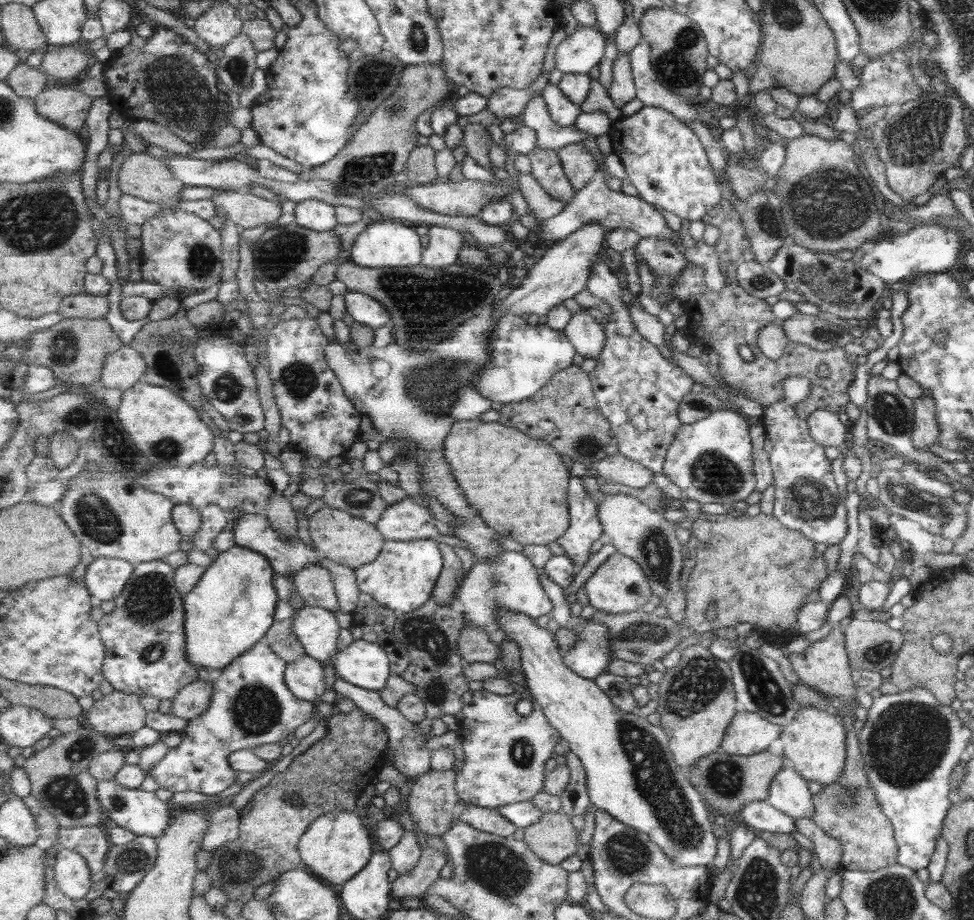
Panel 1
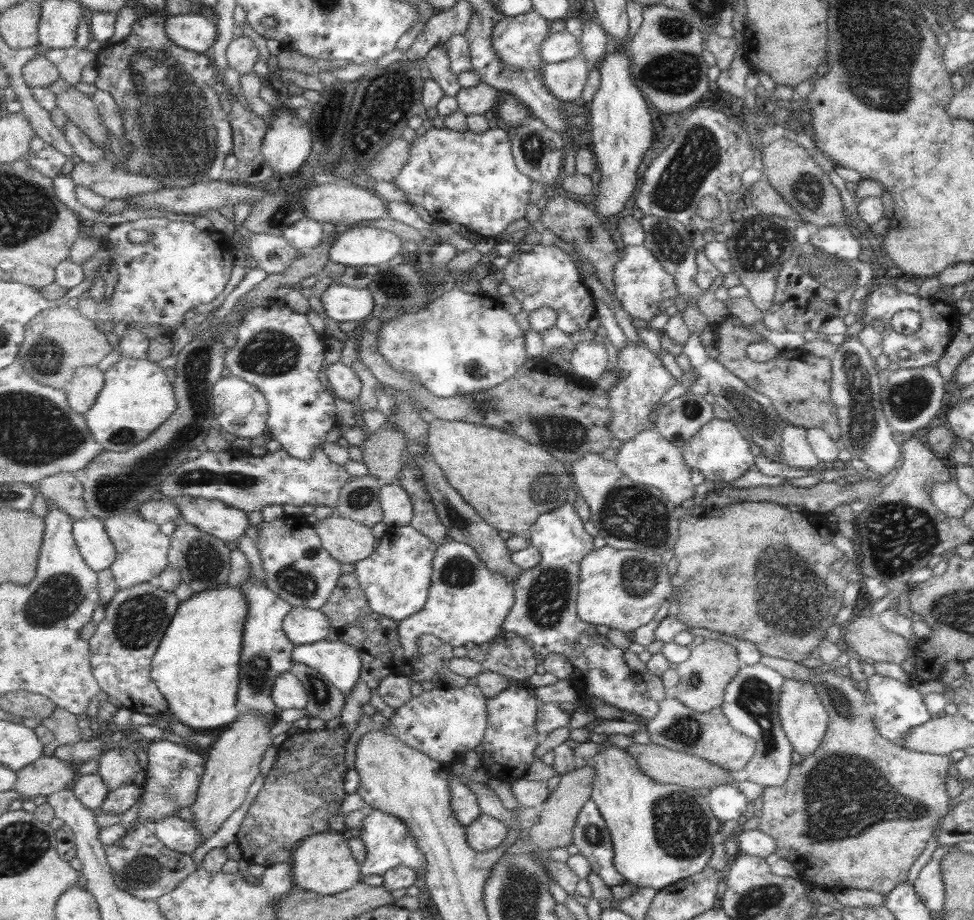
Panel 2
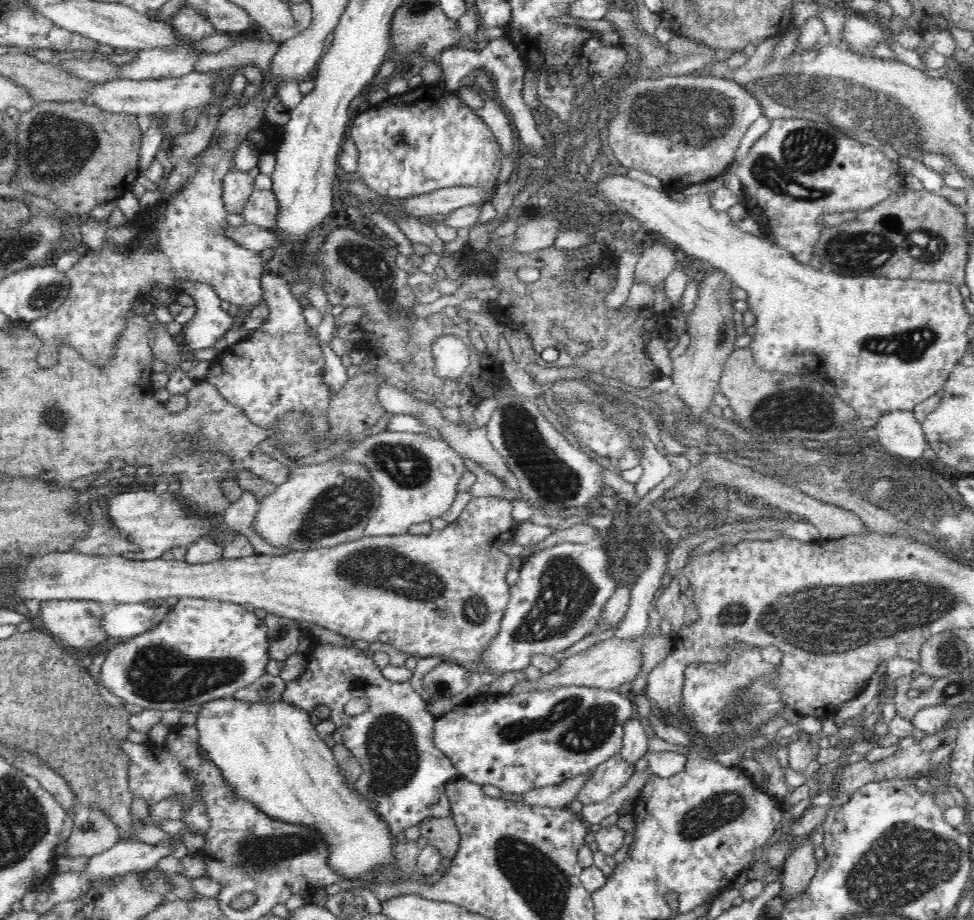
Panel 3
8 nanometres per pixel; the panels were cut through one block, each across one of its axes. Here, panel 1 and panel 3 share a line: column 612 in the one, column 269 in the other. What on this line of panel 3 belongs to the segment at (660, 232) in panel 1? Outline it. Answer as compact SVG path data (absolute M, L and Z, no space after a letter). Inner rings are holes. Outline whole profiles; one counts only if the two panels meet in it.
M253 190L243 211L246 223L272 229L278 214L278 200L271 190Z

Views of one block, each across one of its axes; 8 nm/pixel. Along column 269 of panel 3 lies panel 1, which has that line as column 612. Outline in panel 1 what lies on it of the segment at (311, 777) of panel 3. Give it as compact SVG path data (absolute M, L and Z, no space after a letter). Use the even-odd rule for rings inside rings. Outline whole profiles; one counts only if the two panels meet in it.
M497 609L497 622L499 622L499 629L507 634L506 638L511 640L511 642L515 642L515 644L519 646L519 650L521 650L527 690L529 690L539 701L539 704L542 706L550 723L557 728L559 733L561 733L562 738L569 743L570 750L583 761L587 773L587 786L589 798L591 799L591 806L596 807L597 810L605 810L613 815L613 817L618 818L619 821L627 823L627 825L651 835L651 839L653 839L655 843L659 843L661 849L663 849L663 851L665 851L665 853L677 863L677 865L703 865L705 867L705 864L709 864L709 862L713 860L713 856L715 856L715 836L711 834L711 826L709 826L709 822L707 822L707 810L705 810L705 806L703 806L703 802L701 802L702 796L699 796L699 794L695 792L693 782L689 779L686 771L677 764L670 748L670 735L666 733L666 730L663 729L662 725L655 726L655 724L648 722L646 717L642 718L641 716L638 716L636 712L627 713L617 708L617 706L611 702L611 698L609 698L609 696L607 696L607 694L605 694L605 692L603 692L593 680L582 678L582 676L576 674L574 670L571 670L571 667L567 667L567 663L563 661L564 652L559 649L559 643L555 641L555 633L549 632L549 630L545 630L545 628L541 628L531 615L521 613L521 611L511 611L511 609Z

